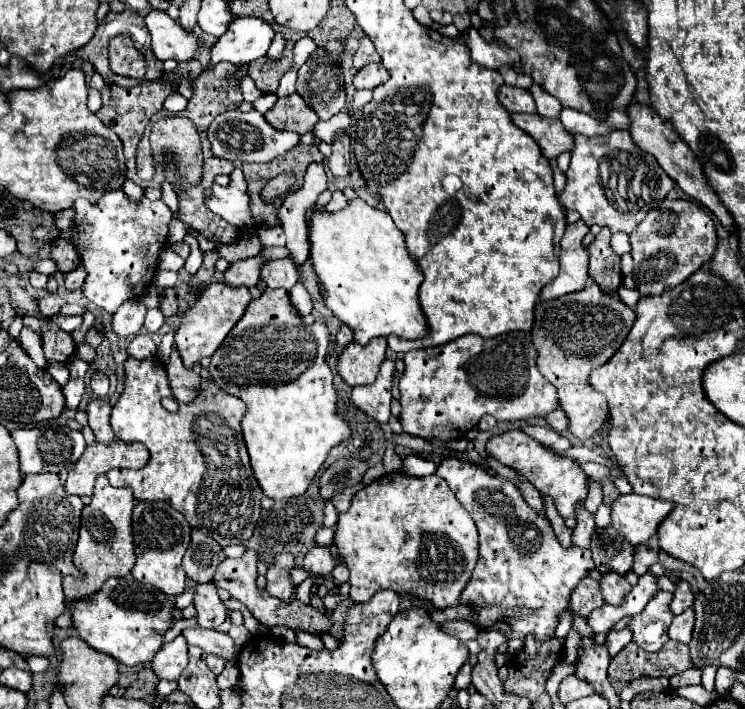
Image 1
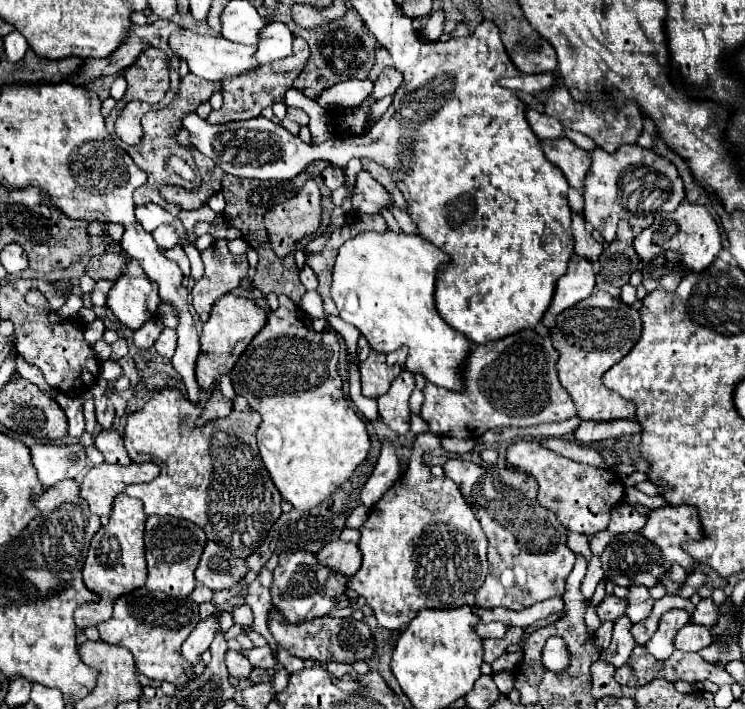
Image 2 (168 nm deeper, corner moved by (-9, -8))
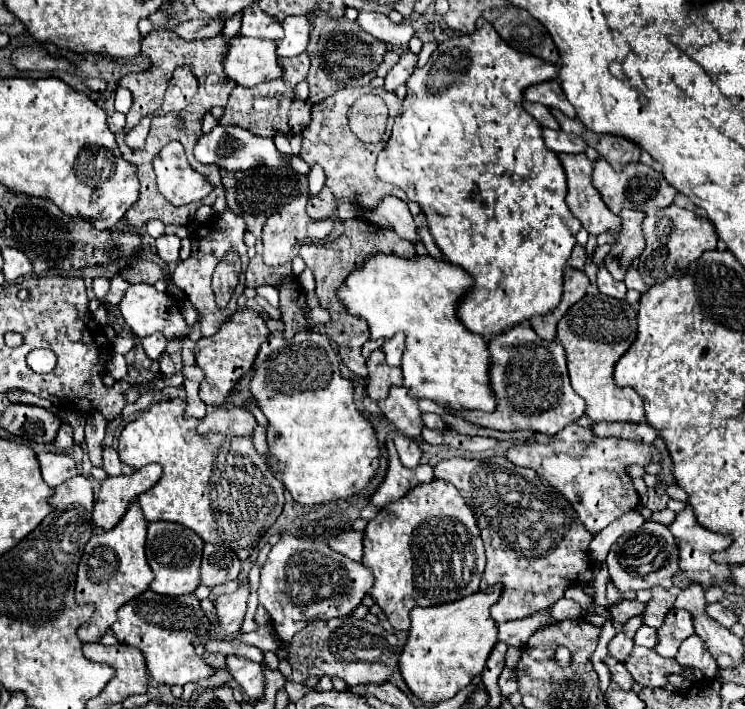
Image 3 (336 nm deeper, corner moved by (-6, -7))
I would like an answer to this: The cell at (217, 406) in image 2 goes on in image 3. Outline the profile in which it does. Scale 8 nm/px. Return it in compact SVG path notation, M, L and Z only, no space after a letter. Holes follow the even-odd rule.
M220 407L214 413L206 413L206 417L198 423L198 433L222 433L232 437L252 435L256 429L256 419L246 409L226 409Z

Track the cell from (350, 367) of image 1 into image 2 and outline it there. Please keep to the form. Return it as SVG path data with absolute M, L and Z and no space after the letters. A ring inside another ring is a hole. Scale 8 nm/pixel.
M371 350L369 358L361 362L361 390L363 390L363 396L369 396L369 398L383 396L391 388L397 374L399 374L399 364L389 366L385 362L383 352Z

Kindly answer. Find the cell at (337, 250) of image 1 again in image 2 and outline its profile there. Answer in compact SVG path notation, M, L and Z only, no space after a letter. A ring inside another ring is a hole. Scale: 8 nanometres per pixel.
M361 232L349 242L345 242L339 248L335 268L333 268L333 286L331 296L339 310L339 316L359 328L359 332L369 340L369 346L377 352L393 352L397 346L409 348L409 370L411 372L423 372L429 382L443 386L447 390L459 390L463 388L461 382L461 366L469 352L469 340L455 332L451 326L445 324L445 320L435 310L435 274L441 262L447 262L449 256L441 252L439 248L433 248L431 242L427 242L421 236L413 236L407 232Z

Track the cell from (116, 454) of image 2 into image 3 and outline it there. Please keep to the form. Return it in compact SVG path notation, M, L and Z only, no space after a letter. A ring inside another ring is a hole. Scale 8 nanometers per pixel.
M106 447L104 449L104 471L108 473L108 475L132 475L134 473L134 469L132 467L128 467L128 465L122 465L122 461L120 461L120 457L118 457L118 453L116 453L116 449L112 449L112 447Z

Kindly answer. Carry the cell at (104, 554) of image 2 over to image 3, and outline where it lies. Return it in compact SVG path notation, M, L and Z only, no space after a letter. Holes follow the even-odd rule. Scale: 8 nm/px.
M134 503L134 505L130 505L130 509L122 517L122 521L112 531L102 533L102 535L92 535L90 541L86 543L82 561L78 565L74 597L76 597L78 605L94 603L96 611L94 611L92 619L78 629L78 637L82 639L82 643L100 641L102 635L106 631L110 631L110 627L114 625L118 609L124 603L128 603L130 599L148 591L148 587L154 579L154 573L146 561L146 551L144 551L146 529L148 529L148 521L144 519L138 503Z

